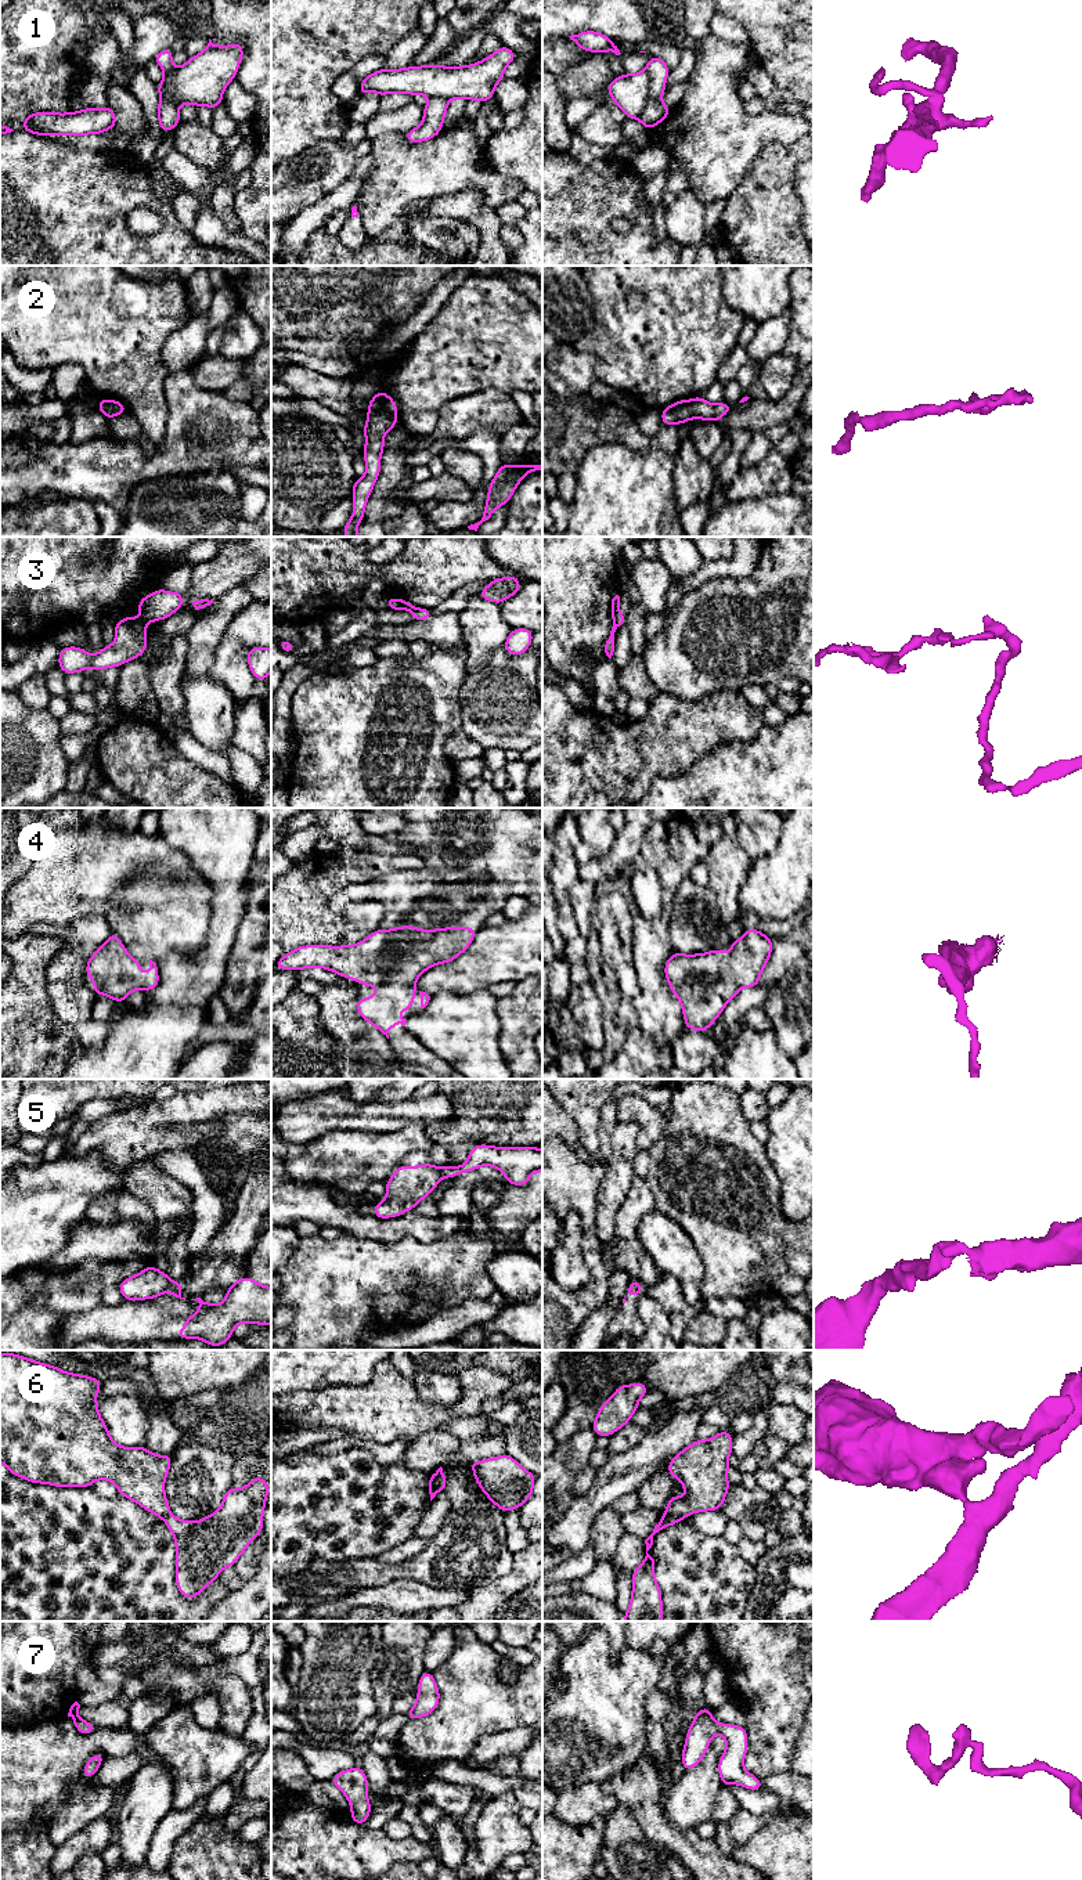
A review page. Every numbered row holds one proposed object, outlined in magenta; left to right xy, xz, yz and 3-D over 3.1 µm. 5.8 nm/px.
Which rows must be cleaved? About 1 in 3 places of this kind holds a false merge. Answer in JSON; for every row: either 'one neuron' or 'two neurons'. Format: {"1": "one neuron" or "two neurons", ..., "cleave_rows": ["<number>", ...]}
{"1": "two neurons", "2": "one neuron", "3": "two neurons", "4": "one neuron", "5": "two neurons", "6": "two neurons", "7": "one neuron", "cleave_rows": ["1", "3", "5", "6"]}

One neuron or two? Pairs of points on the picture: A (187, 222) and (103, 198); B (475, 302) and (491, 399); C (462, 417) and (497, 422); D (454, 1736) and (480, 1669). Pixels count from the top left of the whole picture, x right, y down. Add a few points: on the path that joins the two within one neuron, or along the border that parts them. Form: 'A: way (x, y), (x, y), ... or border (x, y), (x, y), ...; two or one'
A: border (170, 204), (177, 220), (193, 237); two
B: border (508, 393), (483, 389), (458, 397); two
C: way (471, 417), (489, 417); one
D: way (461, 1720), (472, 1705), (472, 1685); one

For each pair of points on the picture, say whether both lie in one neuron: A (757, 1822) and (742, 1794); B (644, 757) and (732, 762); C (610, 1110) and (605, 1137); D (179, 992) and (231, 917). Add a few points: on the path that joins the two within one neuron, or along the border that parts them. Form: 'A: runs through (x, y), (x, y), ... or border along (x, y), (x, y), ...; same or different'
A: border along (785, 1807), (761, 1814), (750, 1814), (740, 1808); different
B: border along (728, 742), (702, 757), (686, 772), (673, 778); different
C: runs through (609, 1117), (606, 1130); same
D: runs through (197, 974), (212, 959), (222, 935); same

